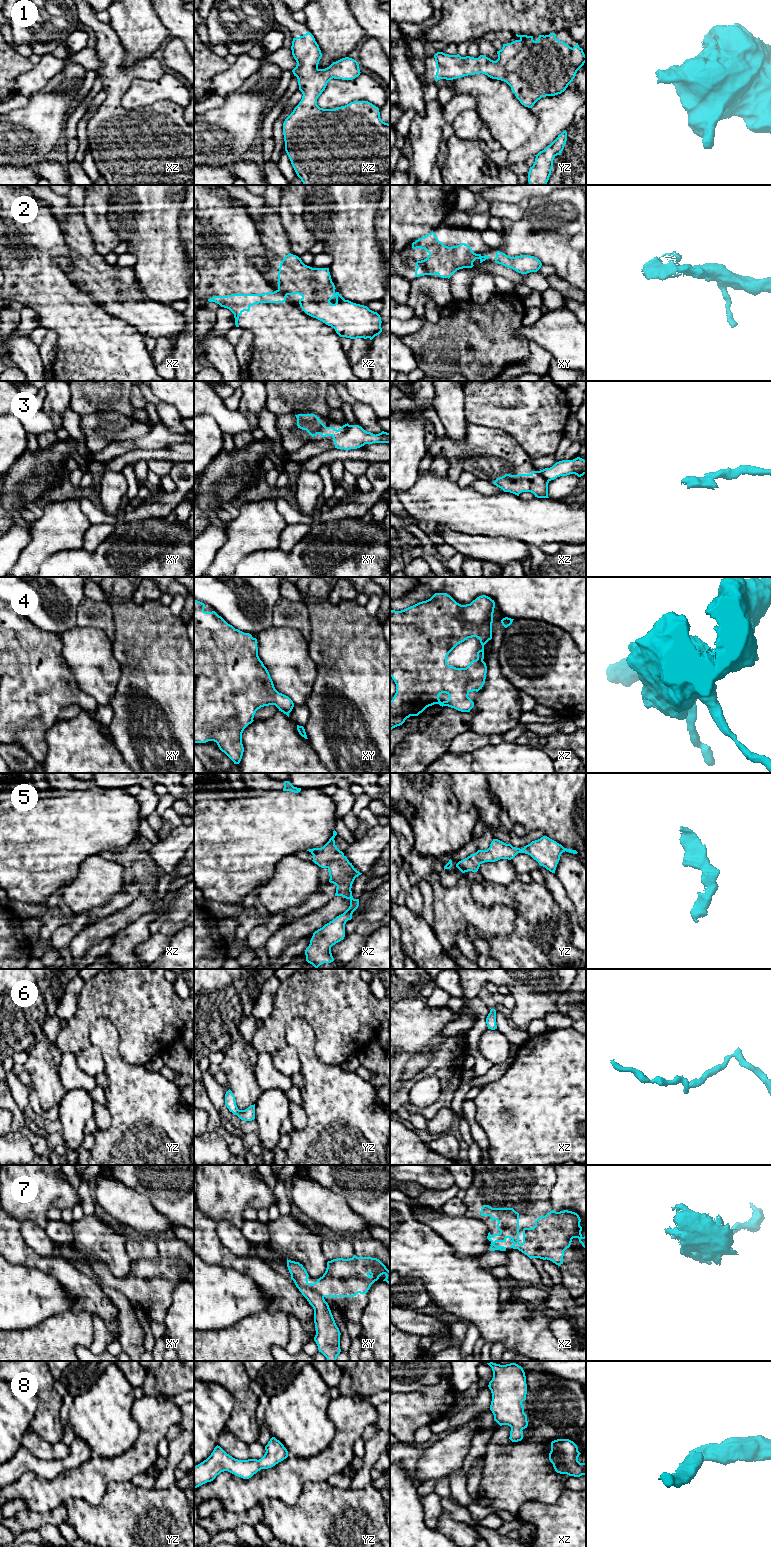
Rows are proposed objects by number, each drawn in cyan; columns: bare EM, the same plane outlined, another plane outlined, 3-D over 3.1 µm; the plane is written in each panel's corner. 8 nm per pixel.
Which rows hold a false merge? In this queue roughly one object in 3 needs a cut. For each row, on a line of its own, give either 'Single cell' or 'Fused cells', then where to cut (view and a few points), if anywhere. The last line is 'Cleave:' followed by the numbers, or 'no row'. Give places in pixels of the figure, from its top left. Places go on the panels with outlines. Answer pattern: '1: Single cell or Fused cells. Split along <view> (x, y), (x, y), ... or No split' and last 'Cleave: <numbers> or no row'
1: Single cell. No split
2: Fused cells. Split along xz (278, 289), (286, 295)
3: Fused cells. Split along xy (349, 425), (344, 432), (336, 432), (332, 436)
4: Single cell. No split
5: Single cell. No split
6: Single cell. No split
7: Fused cells. Split along xy (294, 1280), (312, 1288), (323, 1297)
8: Single cell. No split
Cleave: 2, 3, 7

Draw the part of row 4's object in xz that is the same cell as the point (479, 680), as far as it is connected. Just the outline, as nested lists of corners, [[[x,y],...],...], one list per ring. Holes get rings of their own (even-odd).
[[[435,593],[430,599],[404,610],[390,609],[390,676],[396,684],[396,693],[390,701],[390,731],[434,704],[470,712],[474,702],[468,695],[482,689],[486,679],[484,645],[492,639],[494,608],[494,600],[486,595],[461,605],[447,593]],[[472,637],[478,638],[482,645],[477,659],[466,668],[450,666],[447,662],[449,653]],[[442,693],[449,696],[447,701],[440,701]]]

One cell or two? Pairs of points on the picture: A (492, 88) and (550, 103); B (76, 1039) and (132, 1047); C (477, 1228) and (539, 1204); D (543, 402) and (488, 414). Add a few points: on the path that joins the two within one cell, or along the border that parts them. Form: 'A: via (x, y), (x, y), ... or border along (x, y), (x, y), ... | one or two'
A: border along (531, 108), (537, 118), (535, 131) | two
B: via (87, 1019), (94, 1012), (112, 1012), (127, 1027) | one
C: border along (465, 1215), (486, 1225), (491, 1245) | two
D: via (529, 402), (502, 403) | one

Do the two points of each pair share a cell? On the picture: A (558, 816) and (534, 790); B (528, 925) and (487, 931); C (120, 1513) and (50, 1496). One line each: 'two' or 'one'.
A: one
B: two
C: two

